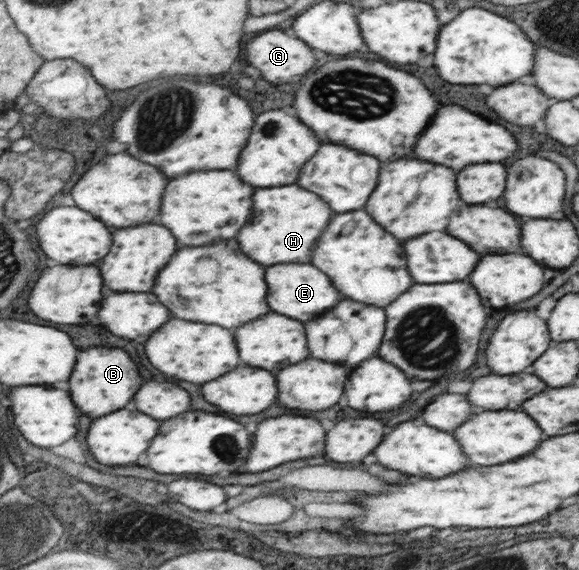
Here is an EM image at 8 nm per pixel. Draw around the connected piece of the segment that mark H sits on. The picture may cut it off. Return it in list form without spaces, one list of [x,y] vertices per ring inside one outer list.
[[[300,185],[278,189],[258,189],[254,195],[254,221],[242,229],[238,241],[248,257],[262,265],[278,263],[310,263],[316,243],[328,229],[334,211],[322,197]]]

